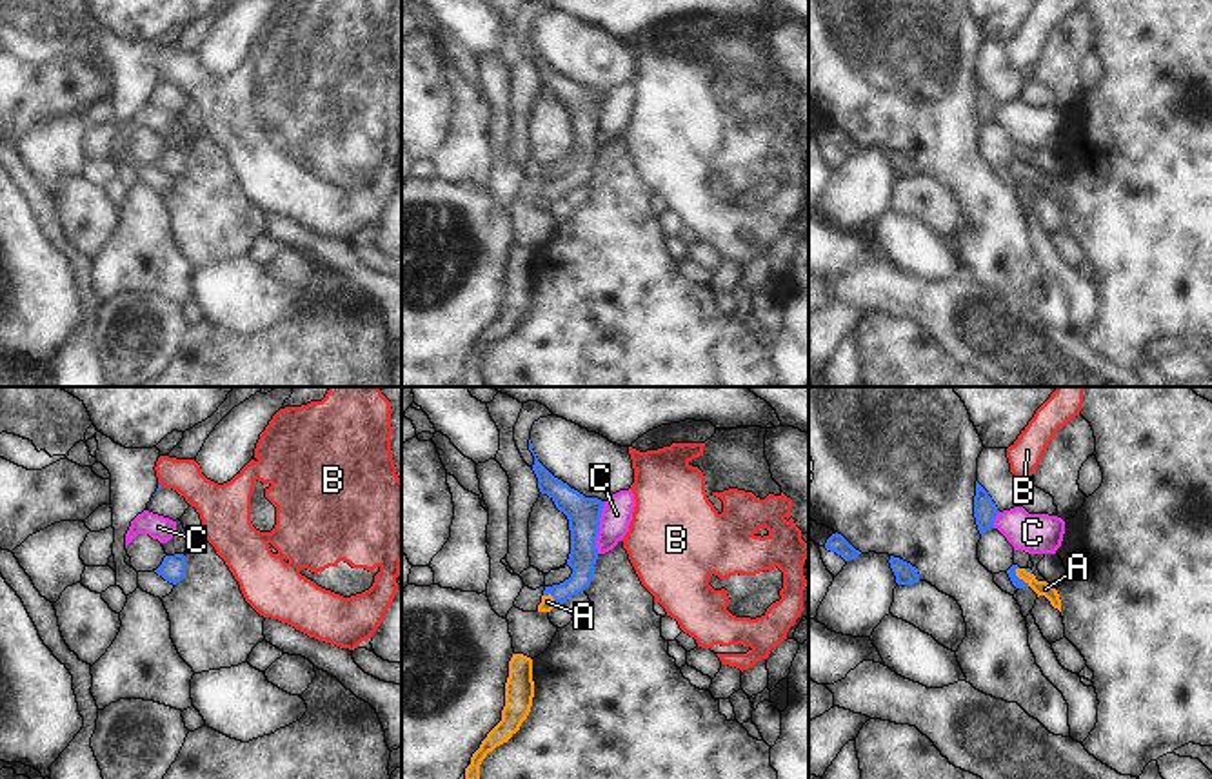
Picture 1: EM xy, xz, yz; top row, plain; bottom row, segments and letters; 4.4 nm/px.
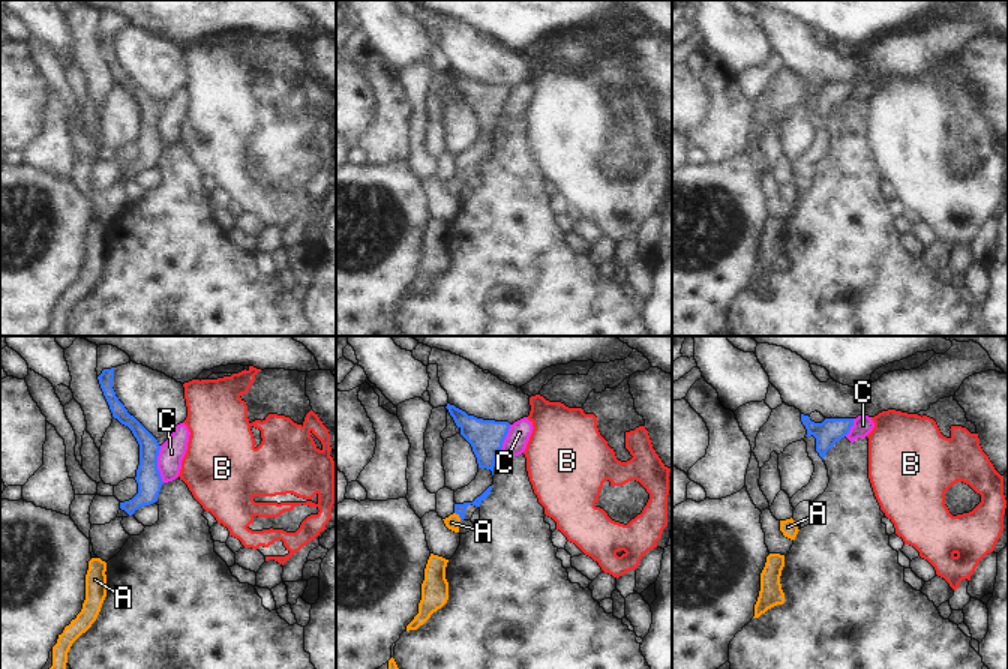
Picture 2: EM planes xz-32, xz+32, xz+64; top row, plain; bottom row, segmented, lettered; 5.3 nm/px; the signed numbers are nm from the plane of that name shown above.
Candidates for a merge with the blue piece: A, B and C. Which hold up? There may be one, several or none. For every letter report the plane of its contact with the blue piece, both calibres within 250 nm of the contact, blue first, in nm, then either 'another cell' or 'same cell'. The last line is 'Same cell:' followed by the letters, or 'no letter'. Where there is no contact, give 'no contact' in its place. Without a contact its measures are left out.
A: contact in yz; calibres 50 and 70 nm; same cell
B: contact in xy; calibres 20 and 170 nm; another cell
C: contact in xz; calibres 150 and 140 nm; another cell
Same cell: A

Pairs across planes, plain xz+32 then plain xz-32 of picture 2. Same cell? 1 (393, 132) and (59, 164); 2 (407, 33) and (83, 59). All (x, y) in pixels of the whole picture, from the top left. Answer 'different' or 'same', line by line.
1: same
2: different

